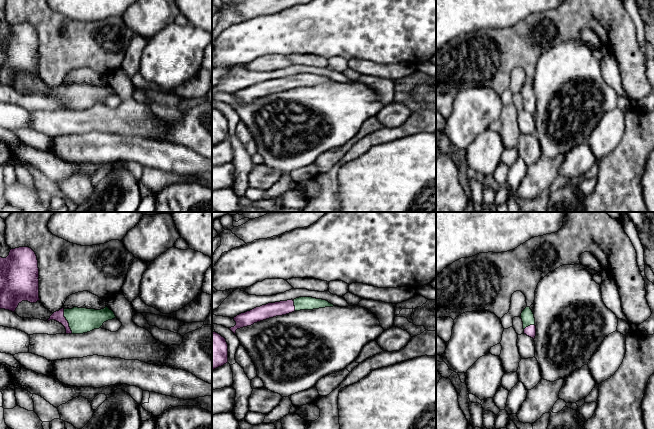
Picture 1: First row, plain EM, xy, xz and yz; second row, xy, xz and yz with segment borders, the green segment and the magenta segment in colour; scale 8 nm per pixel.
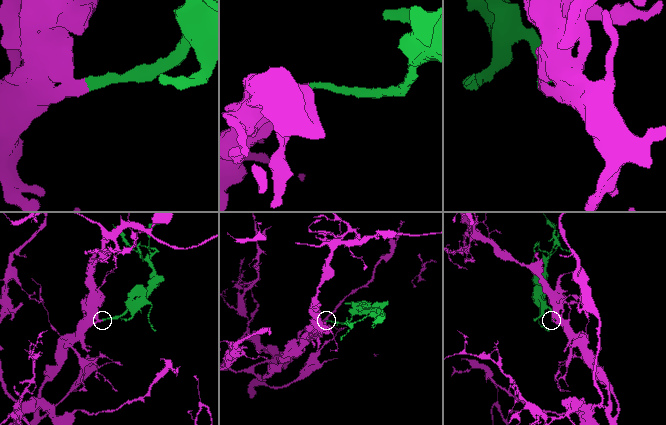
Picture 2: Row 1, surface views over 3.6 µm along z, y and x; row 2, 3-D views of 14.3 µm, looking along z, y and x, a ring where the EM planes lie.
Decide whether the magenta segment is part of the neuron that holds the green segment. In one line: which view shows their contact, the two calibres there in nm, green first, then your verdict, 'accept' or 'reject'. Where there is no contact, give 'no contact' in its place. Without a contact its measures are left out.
contact in xy; calibres 200 and 90 nm; accept

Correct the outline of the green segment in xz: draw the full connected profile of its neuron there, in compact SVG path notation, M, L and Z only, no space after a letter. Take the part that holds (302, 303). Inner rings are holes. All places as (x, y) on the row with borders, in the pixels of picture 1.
M299 297L294 300L280 301L275 303L268 303L260 307L256 307L245 313L241 313L234 317L236 325L229 328L234 334L237 329L251 326L254 323L282 316L294 311L313 310L325 307L333 307L334 305L326 300L316 299L312 297Z

